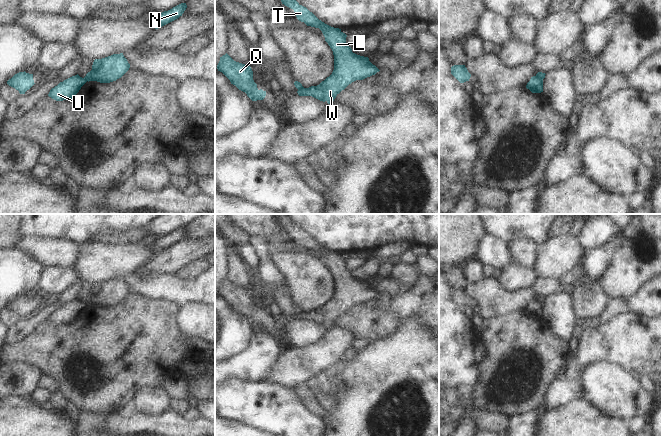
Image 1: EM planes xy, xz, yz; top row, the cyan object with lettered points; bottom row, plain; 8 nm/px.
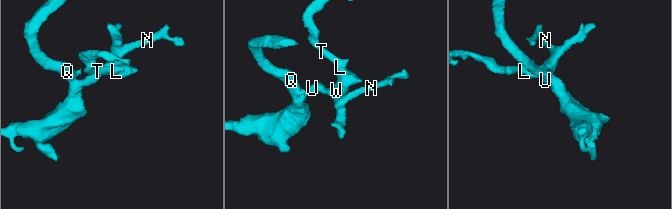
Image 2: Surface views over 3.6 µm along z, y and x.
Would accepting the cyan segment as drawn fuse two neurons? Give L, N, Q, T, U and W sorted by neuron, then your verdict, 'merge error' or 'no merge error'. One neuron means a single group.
L N T W / Q U; merge error

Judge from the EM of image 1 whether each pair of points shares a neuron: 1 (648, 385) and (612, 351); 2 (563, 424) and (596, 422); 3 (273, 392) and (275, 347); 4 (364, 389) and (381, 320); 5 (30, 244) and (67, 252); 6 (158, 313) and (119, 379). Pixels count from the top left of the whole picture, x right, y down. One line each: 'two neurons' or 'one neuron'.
1: two neurons
2: one neuron
3: two neurons
4: two neurons
5: one neuron
6: one neuron

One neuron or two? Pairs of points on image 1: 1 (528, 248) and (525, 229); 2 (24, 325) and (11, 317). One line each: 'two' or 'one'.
1: two
2: two

